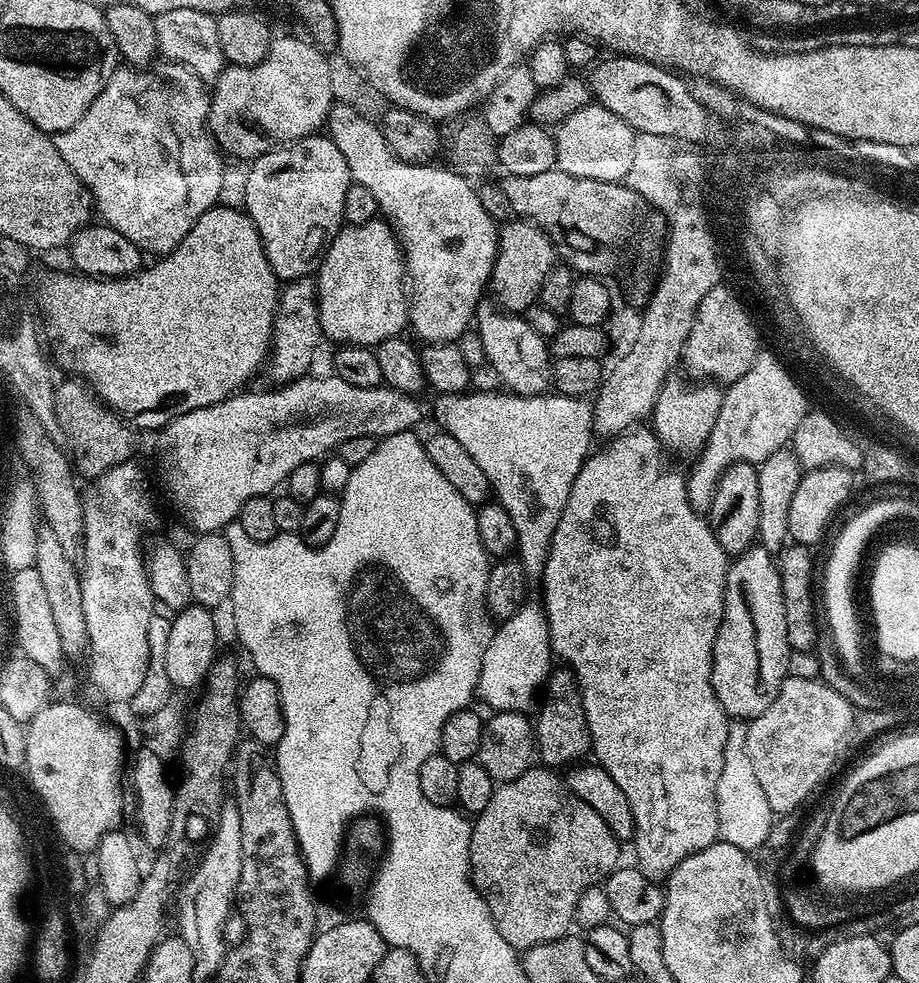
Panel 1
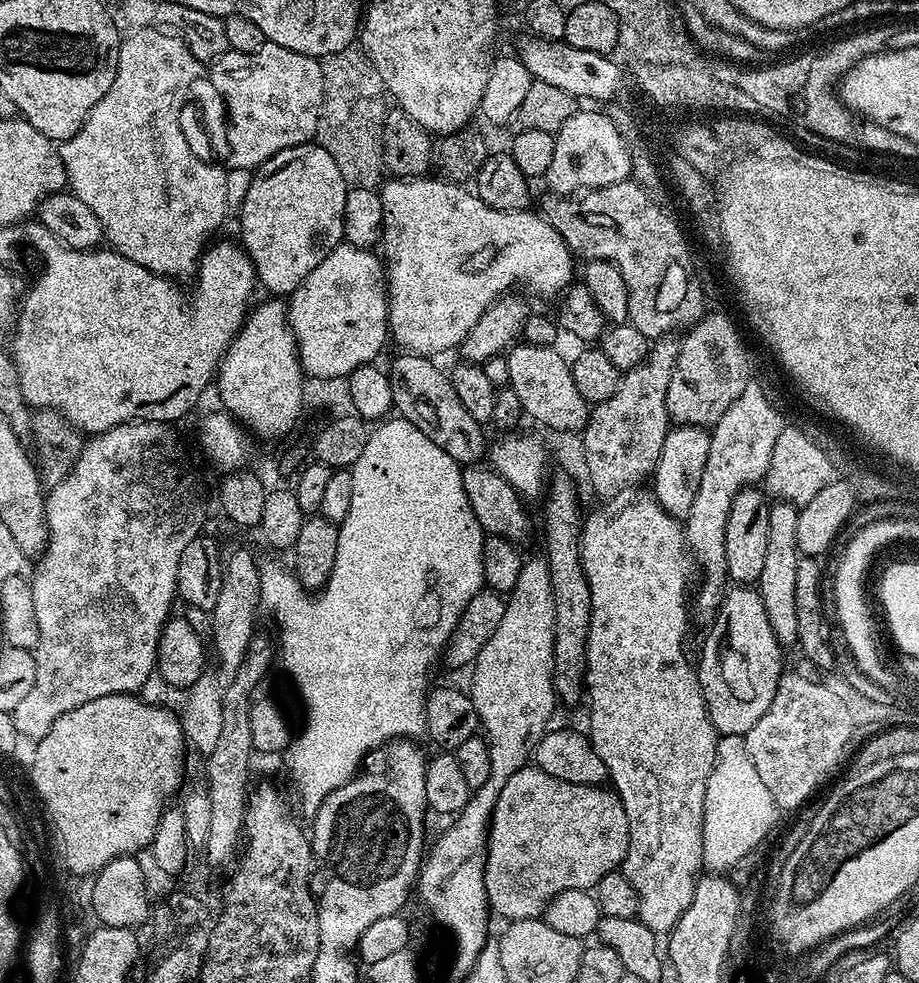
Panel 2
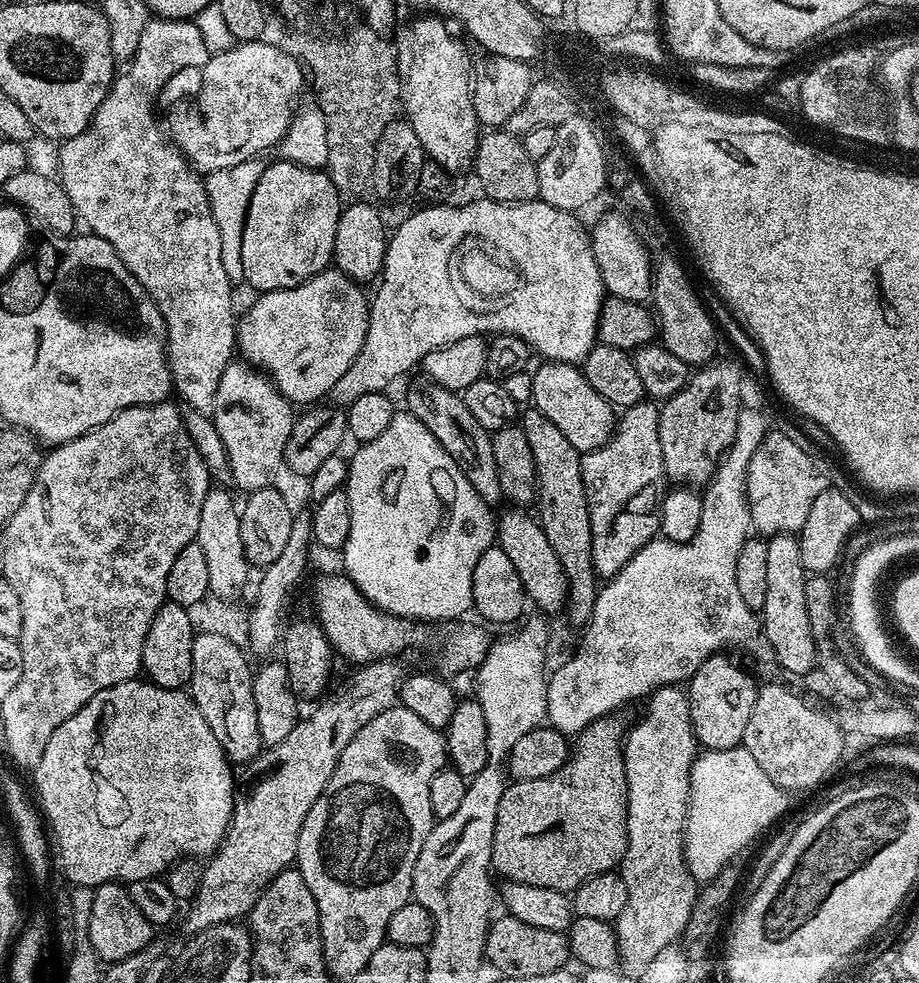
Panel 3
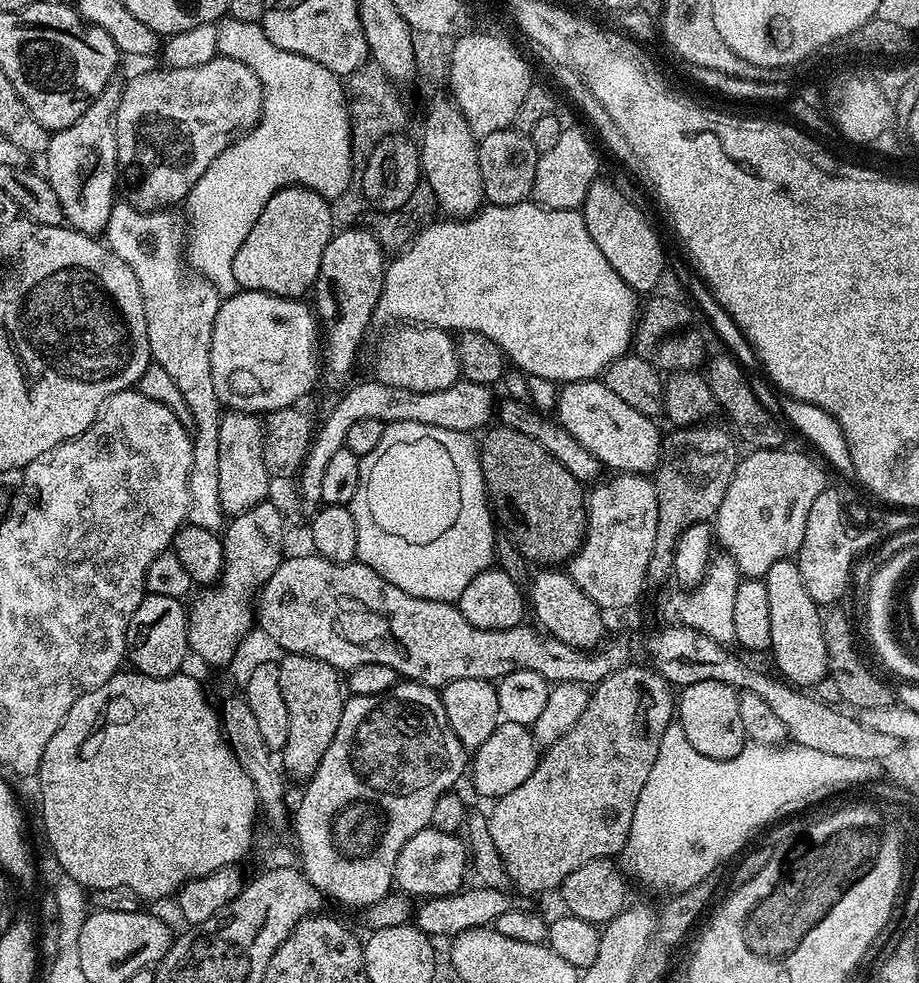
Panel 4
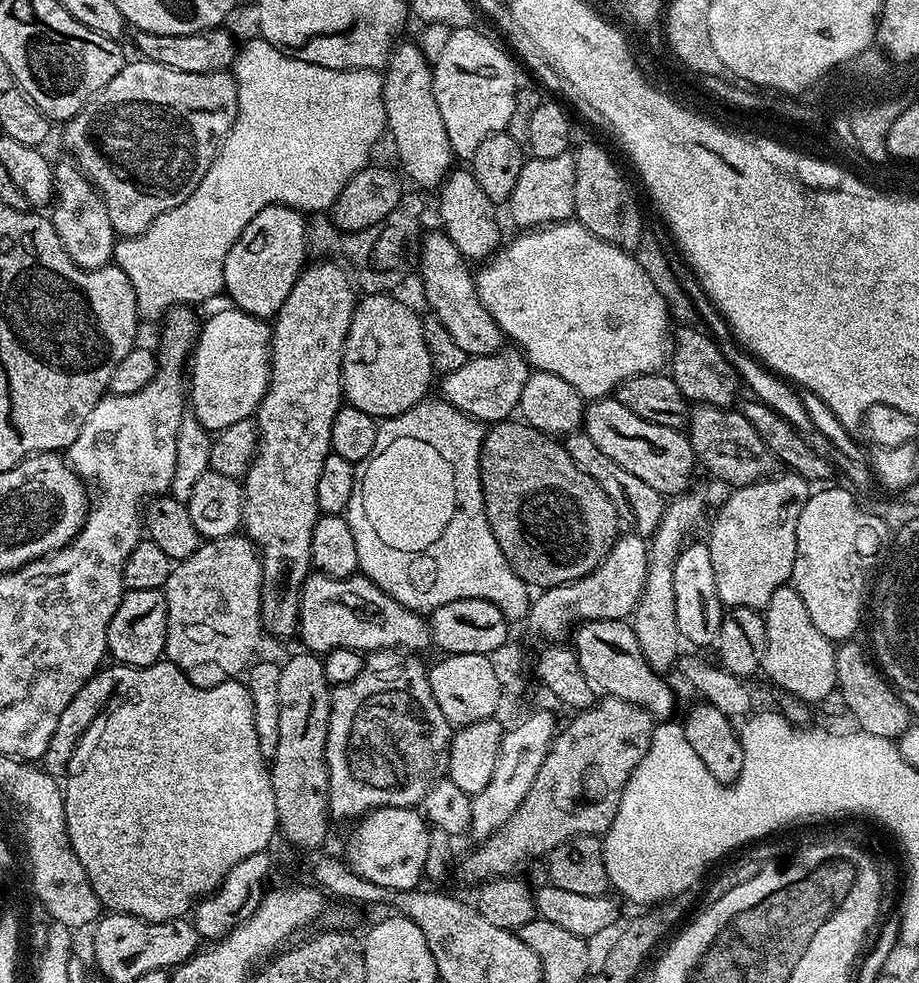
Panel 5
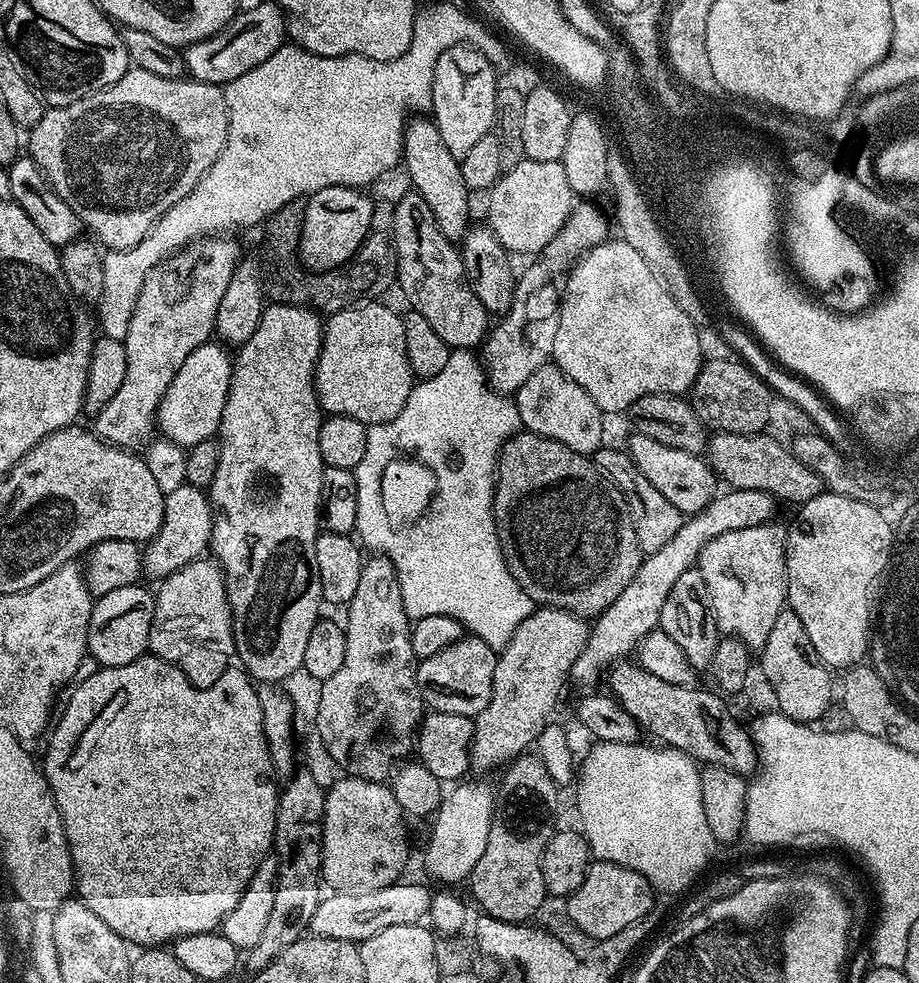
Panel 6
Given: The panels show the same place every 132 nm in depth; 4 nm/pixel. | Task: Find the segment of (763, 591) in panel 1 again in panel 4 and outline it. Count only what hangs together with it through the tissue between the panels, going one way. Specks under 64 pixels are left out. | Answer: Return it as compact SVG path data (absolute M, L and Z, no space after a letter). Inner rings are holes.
M704 681L681 687L674 708L686 738L698 754L715 760L733 760L746 743L742 714L738 710L740 692L724 682Z

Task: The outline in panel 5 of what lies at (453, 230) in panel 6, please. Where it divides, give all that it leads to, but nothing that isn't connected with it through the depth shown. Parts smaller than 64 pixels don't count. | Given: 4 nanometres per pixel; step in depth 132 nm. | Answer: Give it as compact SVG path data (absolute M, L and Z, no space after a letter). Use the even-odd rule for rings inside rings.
M397 43L391 58L383 69L384 77L384 118L386 132L392 135L392 144L400 155L403 175L413 180L415 187L439 189L445 176L454 167L450 138L446 138L446 126L438 110L432 85L432 64L424 56L419 43Z

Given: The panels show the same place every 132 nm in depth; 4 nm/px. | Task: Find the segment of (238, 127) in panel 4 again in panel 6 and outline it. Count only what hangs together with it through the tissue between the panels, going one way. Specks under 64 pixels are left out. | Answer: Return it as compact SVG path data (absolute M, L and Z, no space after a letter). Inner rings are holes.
M132 66L129 67L127 74L118 78L118 82L114 82L111 88L105 88L103 92L95 92L73 104L57 104L49 107L44 111L38 123L31 128L29 136L32 137L29 140L27 137L27 151L30 153L32 161L39 166L42 174L50 182L52 189L58 194L58 198L62 198L62 202L66 202L66 206L70 206L70 210L74 210L74 214L78 214L81 225L87 231L89 228L93 232L89 233L105 249L126 250L130 246L138 246L138 242L142 242L142 238L146 238L146 234L158 222L158 218L162 218L162 214L166 214L166 210L170 210L170 206L174 206L182 198L186 198L186 194L190 194L190 190L194 190L194 186L198 186L198 182L210 170L210 166L214 166L214 162L220 157L228 141L228 107L223 87L219 84L205 84L203 80L191 78L178 80L158 78L158 74L150 74L150 70Z

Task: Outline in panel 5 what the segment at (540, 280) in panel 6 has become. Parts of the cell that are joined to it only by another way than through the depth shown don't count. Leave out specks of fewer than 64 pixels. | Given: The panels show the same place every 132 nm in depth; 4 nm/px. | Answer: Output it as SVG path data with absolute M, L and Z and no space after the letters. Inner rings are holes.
M515 347L484 357L471 357L458 370L443 373L439 395L448 403L481 422L503 422L517 411L530 365Z

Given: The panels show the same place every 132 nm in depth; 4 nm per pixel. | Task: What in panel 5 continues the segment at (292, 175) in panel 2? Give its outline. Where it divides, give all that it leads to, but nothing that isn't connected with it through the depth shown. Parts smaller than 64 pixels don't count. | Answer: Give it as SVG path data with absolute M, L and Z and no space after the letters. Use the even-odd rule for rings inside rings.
M271 204L263 208L242 230L238 242L230 246L224 263L224 292L229 296L231 303L246 314L257 316L260 320L275 317L278 310L282 310L282 302L286 302L294 282L299 278L305 267L304 255L308 252L308 228L304 225L305 213L296 208L287 208L285 204Z

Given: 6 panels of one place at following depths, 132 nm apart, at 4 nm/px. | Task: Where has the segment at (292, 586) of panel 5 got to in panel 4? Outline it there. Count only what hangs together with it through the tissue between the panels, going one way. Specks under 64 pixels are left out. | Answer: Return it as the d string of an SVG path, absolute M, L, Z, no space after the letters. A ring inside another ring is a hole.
M341 227L330 238L314 285L314 296L320 299L318 320L323 335L328 335L328 345L322 348L322 368L336 380L351 374L356 351L372 324L372 315L377 315L384 289L385 250L371 230L360 227Z

